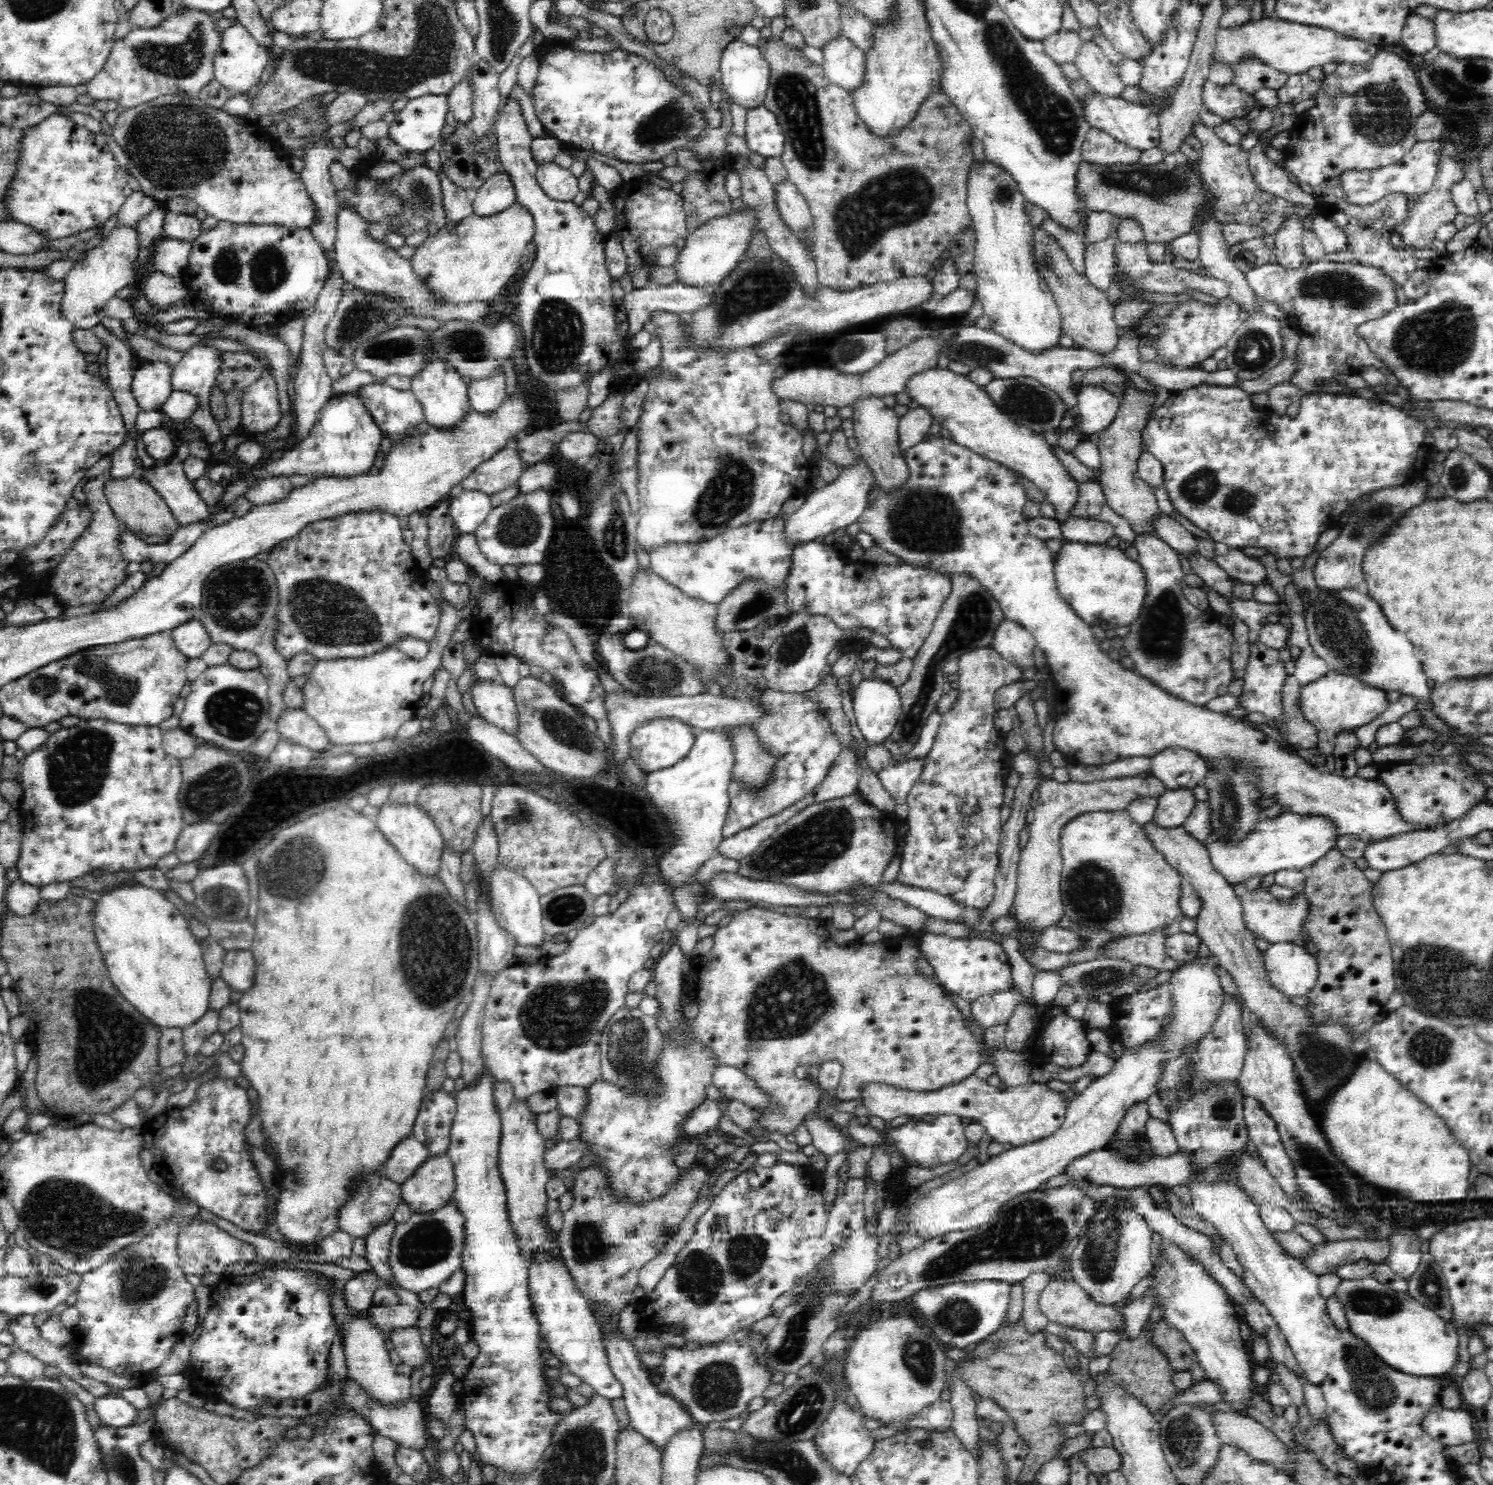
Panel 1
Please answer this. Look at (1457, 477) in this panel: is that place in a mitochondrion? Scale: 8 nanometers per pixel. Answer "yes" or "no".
yes

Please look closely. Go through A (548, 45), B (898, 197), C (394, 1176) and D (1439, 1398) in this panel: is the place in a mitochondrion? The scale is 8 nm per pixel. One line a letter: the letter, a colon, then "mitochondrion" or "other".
A: other
B: mitochondrion
C: other
D: other

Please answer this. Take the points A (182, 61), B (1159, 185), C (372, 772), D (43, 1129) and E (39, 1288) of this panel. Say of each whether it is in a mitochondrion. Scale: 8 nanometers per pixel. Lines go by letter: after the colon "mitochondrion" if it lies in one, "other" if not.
A: mitochondrion
B: mitochondrion
C: other
D: other
E: mitochondrion

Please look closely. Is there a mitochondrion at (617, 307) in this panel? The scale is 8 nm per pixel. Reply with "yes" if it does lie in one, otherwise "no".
no

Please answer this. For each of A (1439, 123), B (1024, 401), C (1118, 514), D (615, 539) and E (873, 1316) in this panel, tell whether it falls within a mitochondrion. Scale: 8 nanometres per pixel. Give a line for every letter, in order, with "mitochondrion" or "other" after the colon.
A: other
B: mitochondrion
C: other
D: mitochondrion
E: other

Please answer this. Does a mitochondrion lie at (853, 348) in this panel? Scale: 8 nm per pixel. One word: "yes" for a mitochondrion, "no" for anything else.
yes

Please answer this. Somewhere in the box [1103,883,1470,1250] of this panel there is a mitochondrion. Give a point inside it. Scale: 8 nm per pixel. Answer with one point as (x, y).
(1428, 1047)

